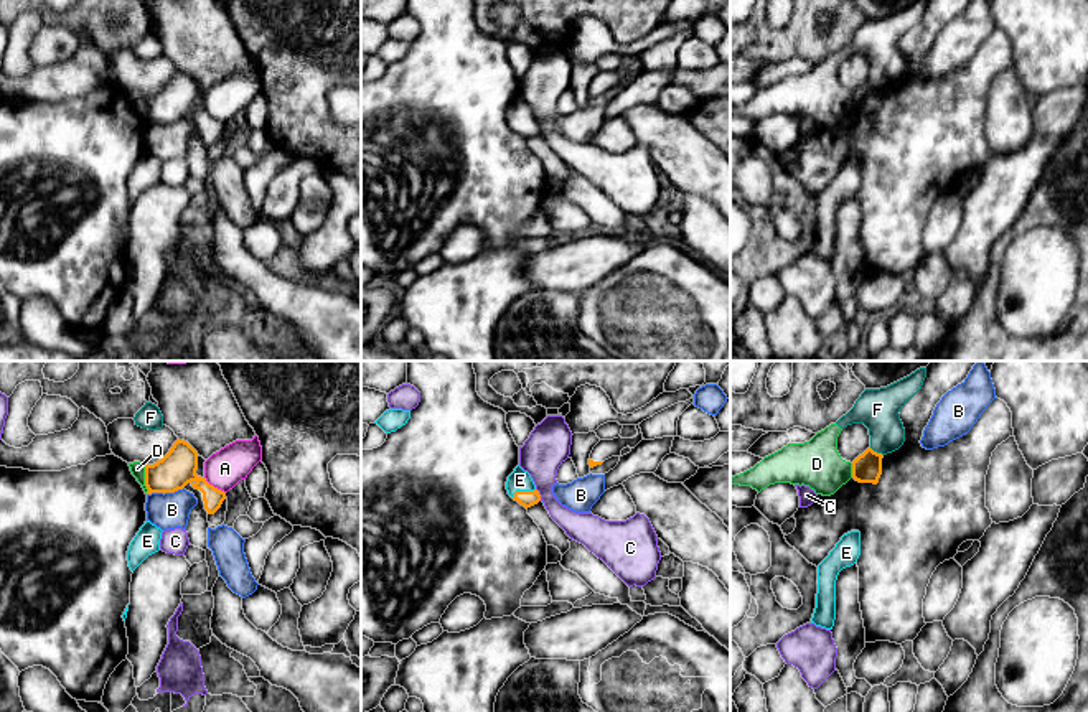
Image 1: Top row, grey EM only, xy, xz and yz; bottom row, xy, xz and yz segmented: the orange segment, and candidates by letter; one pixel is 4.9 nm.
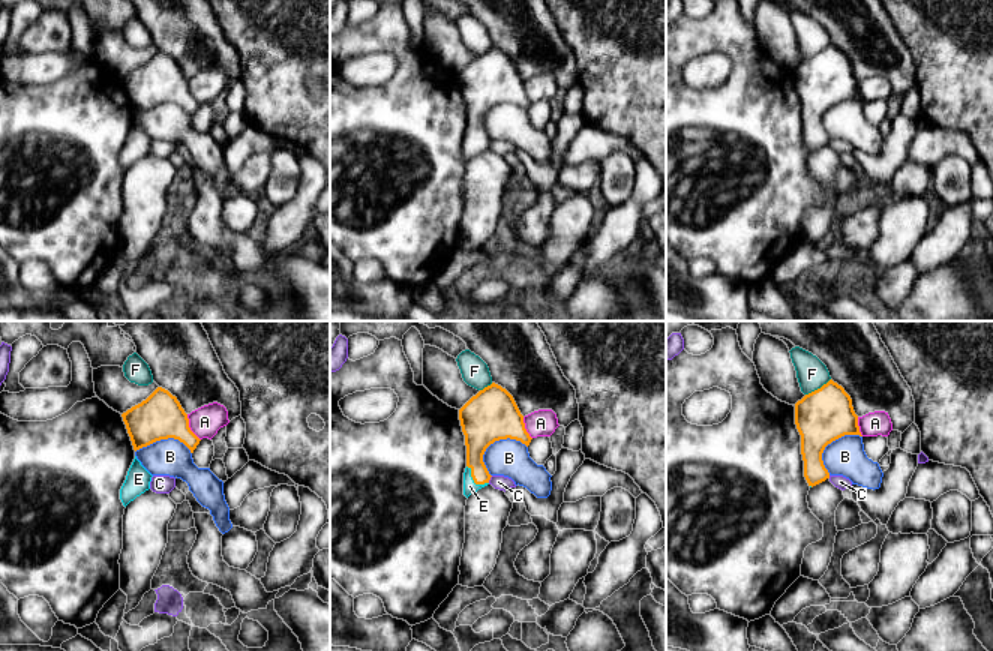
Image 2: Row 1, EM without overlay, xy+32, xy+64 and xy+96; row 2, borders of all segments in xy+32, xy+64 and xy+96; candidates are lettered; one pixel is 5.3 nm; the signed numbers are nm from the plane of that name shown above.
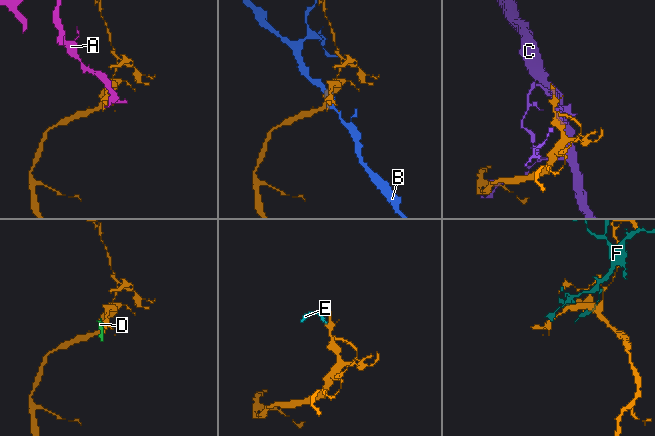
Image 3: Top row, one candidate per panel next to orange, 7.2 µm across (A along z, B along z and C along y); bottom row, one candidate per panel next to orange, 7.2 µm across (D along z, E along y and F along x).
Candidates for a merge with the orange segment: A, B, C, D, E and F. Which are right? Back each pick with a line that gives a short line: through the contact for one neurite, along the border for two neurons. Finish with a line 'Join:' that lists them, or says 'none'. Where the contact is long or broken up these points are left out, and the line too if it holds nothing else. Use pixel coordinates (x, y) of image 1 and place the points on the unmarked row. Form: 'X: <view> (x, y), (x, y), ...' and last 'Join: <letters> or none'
Join: E

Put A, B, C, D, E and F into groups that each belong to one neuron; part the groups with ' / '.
A / B / C / D F / E

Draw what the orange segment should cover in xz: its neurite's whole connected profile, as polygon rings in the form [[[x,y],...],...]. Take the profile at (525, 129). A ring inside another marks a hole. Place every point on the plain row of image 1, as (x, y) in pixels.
[[[519,96],[508,107],[506,120],[508,120],[508,125],[526,140],[541,132],[541,125],[536,120],[536,115],[531,105],[524,102]]]

